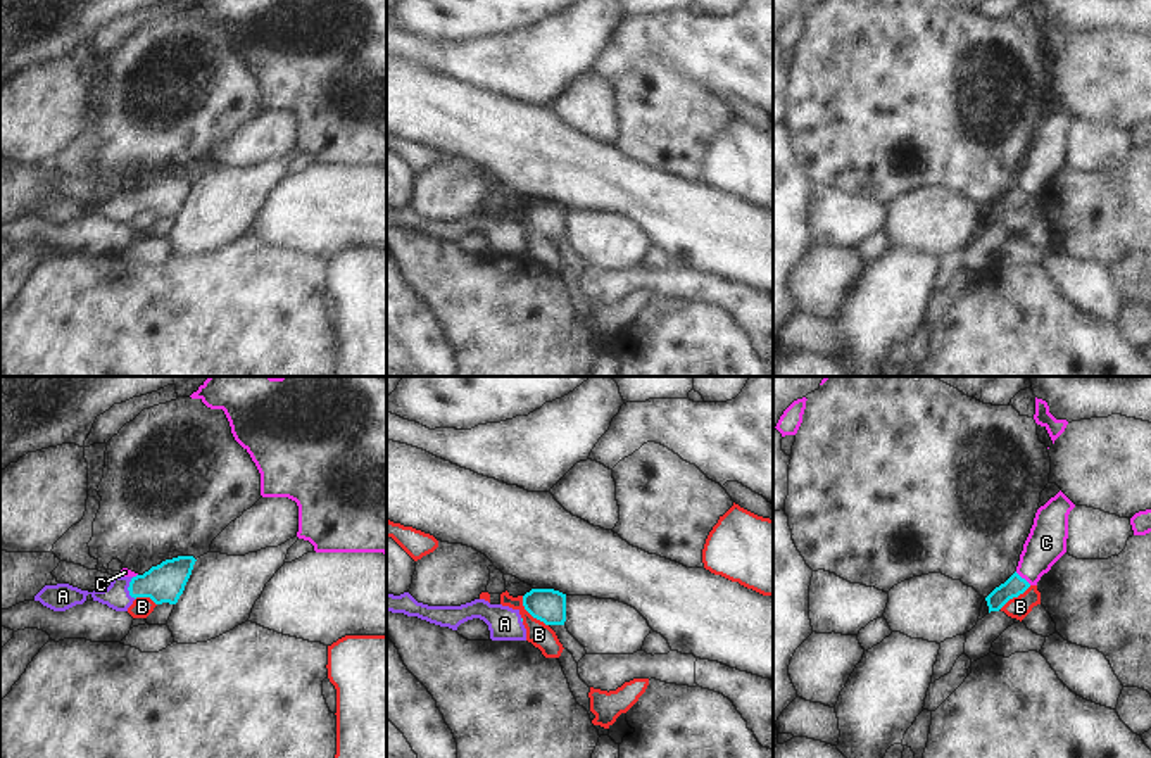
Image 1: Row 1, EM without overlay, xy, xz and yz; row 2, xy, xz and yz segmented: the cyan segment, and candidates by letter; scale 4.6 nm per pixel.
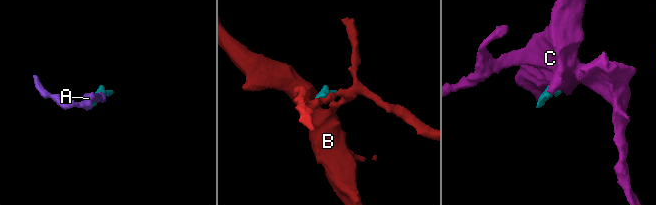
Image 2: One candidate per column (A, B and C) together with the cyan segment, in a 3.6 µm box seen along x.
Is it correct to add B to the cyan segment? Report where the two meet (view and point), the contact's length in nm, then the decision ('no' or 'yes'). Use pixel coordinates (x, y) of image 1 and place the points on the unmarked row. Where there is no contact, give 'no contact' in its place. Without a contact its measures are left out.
meets cyan in xz at (530, 227); contact 190 nm long; no

